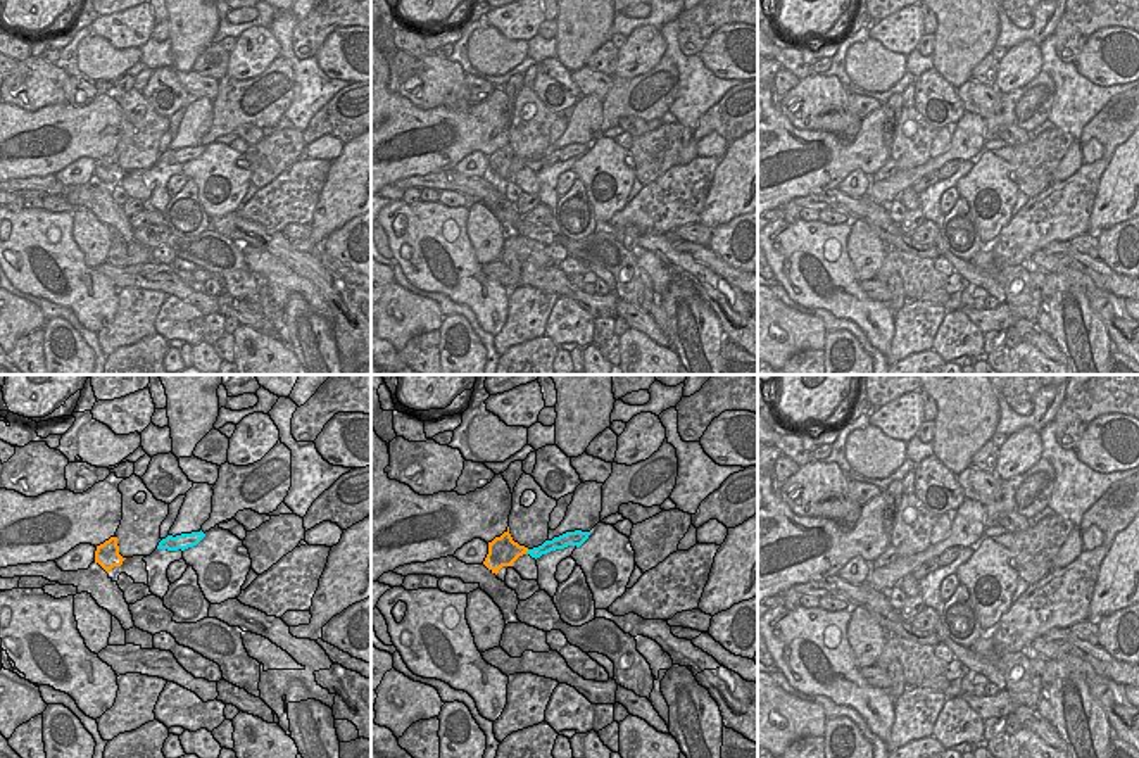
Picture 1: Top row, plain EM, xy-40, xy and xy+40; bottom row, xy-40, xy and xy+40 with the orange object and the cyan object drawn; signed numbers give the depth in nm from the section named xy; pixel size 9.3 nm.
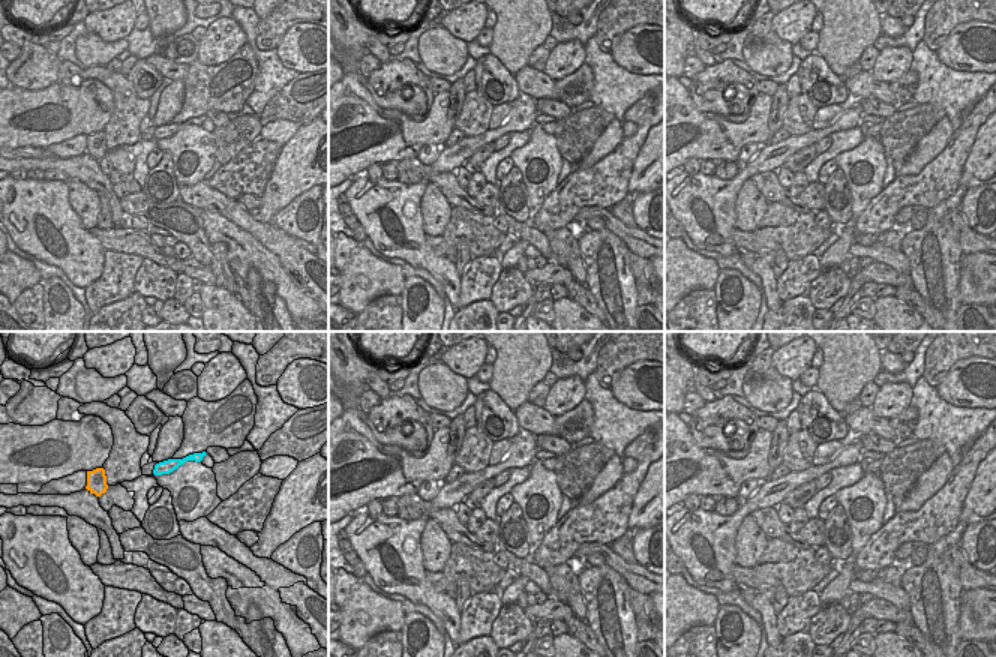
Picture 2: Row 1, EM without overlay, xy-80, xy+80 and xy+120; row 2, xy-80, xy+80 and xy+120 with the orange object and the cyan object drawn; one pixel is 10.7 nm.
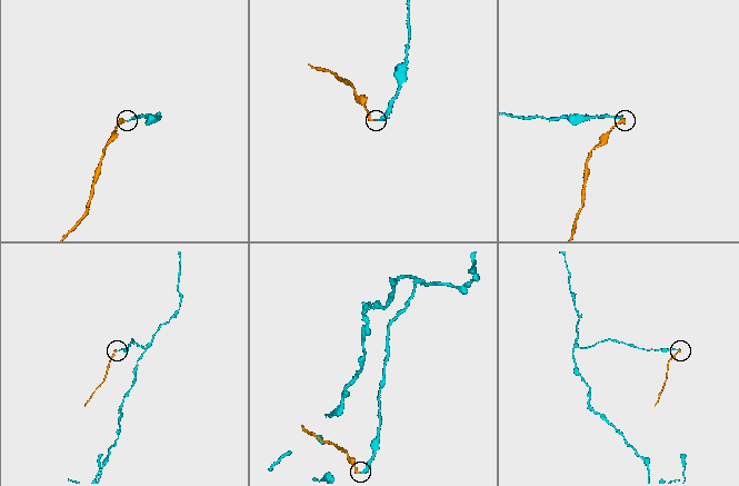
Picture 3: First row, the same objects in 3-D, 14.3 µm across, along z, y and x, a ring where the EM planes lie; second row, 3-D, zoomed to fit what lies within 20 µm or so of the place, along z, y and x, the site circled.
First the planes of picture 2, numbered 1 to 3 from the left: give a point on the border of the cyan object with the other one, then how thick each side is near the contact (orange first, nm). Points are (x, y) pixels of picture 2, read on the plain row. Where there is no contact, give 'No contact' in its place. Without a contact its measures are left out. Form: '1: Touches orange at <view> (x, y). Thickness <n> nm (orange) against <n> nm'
1: No contact
2: No contact
3: No contact.

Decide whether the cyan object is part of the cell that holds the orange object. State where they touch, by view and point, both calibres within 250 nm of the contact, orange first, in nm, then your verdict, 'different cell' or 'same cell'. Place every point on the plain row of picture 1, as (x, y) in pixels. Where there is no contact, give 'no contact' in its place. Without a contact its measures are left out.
contact xy (527, 164); calibres 280 and 120 nm; different cell

